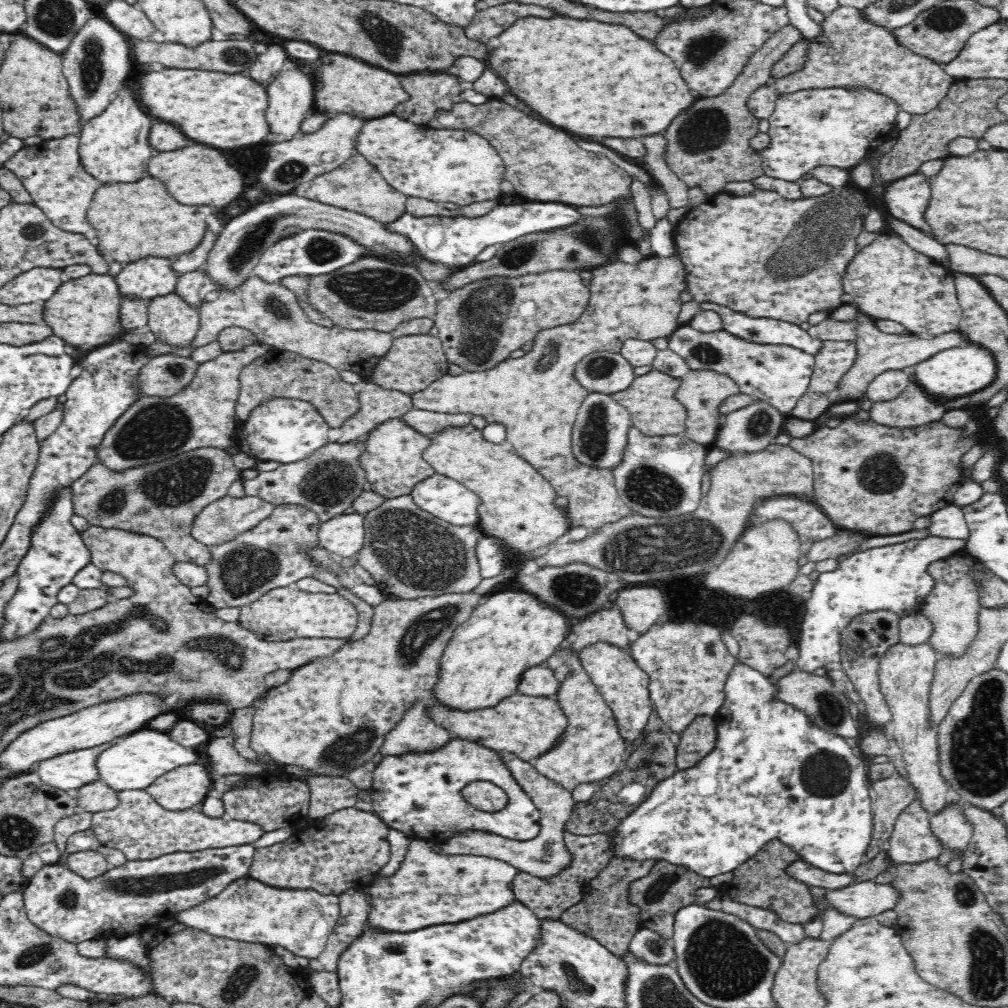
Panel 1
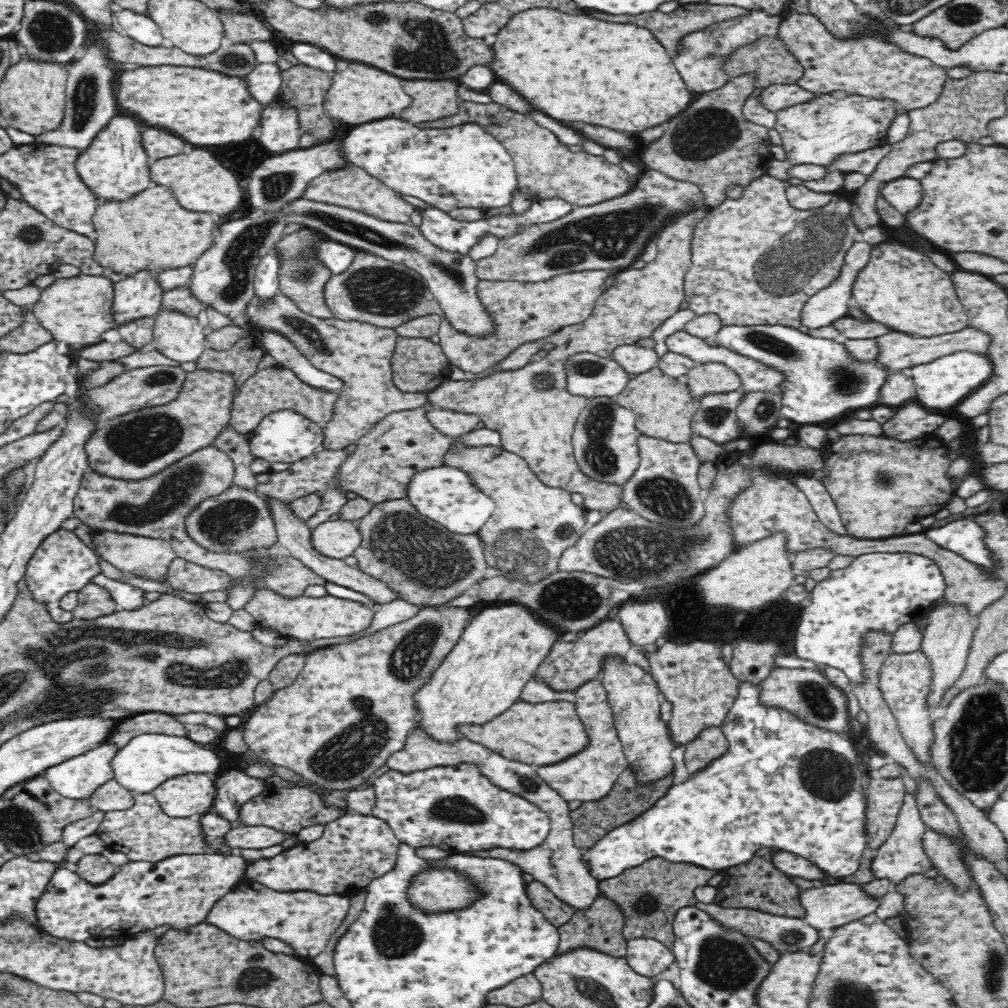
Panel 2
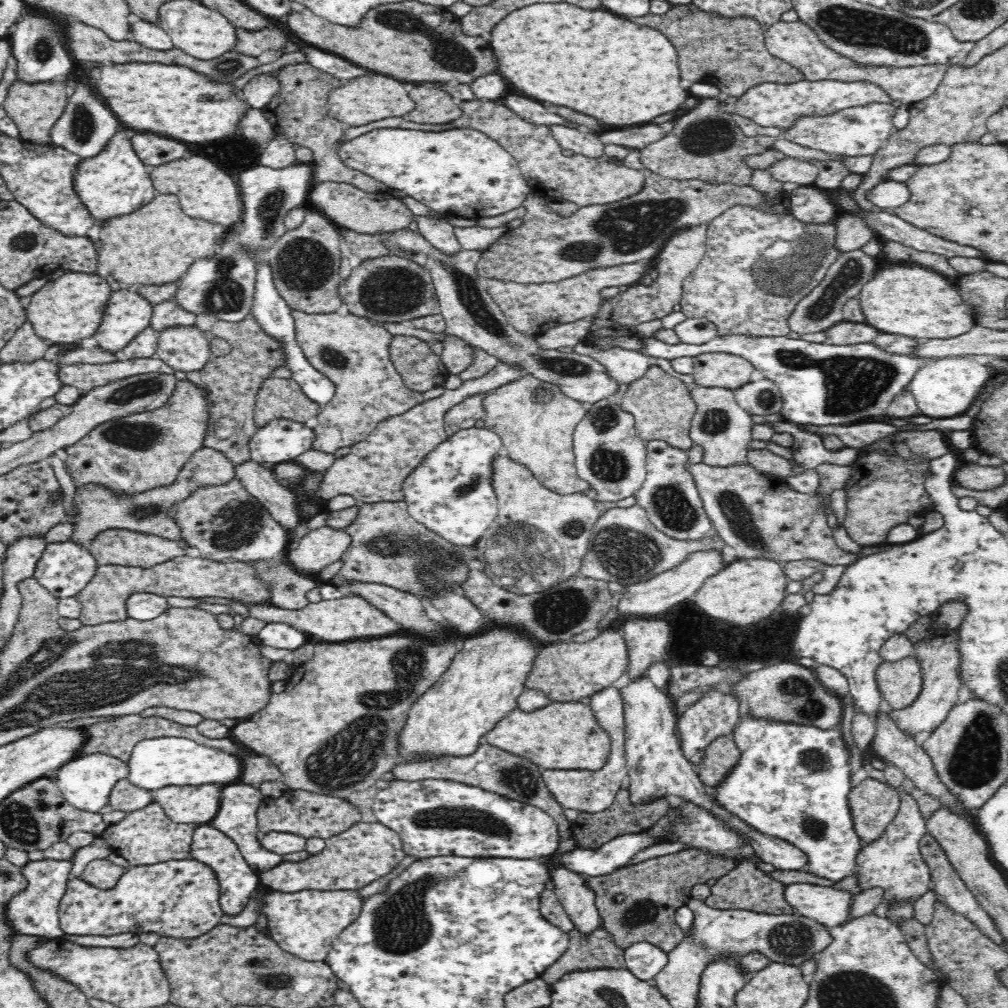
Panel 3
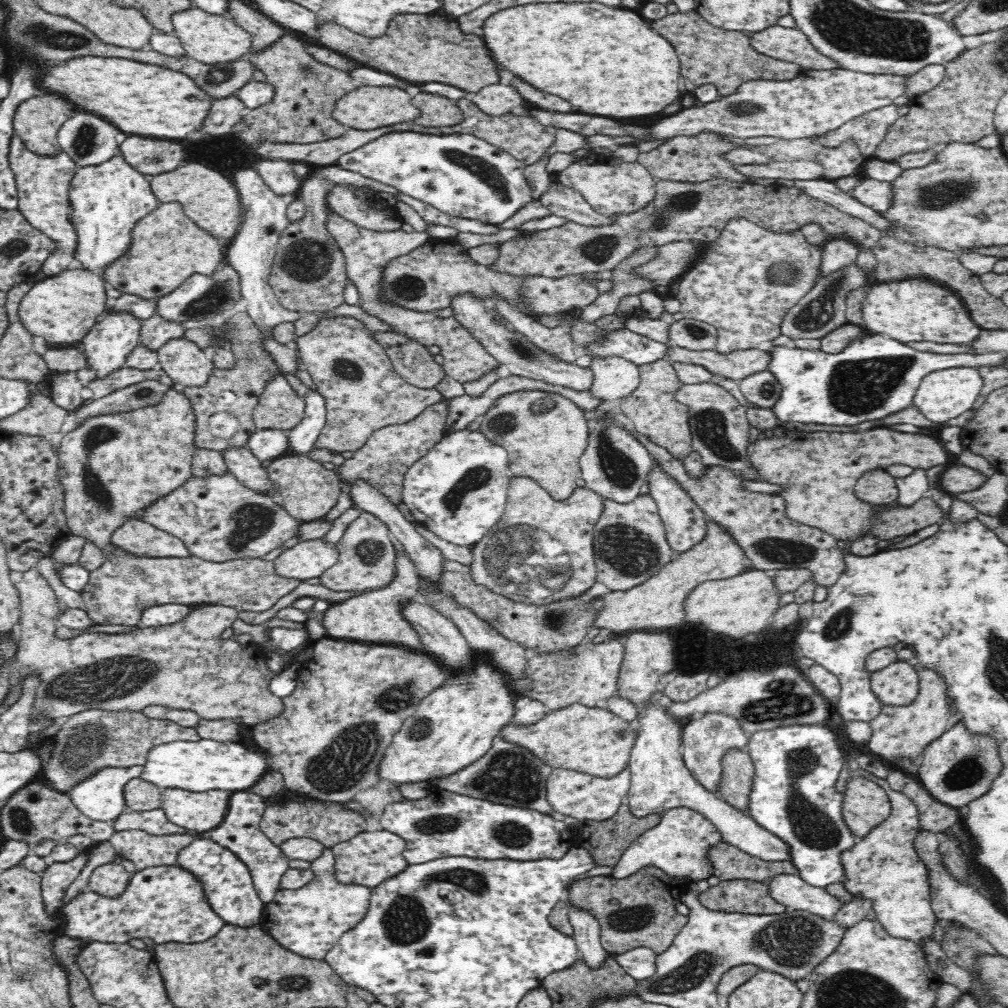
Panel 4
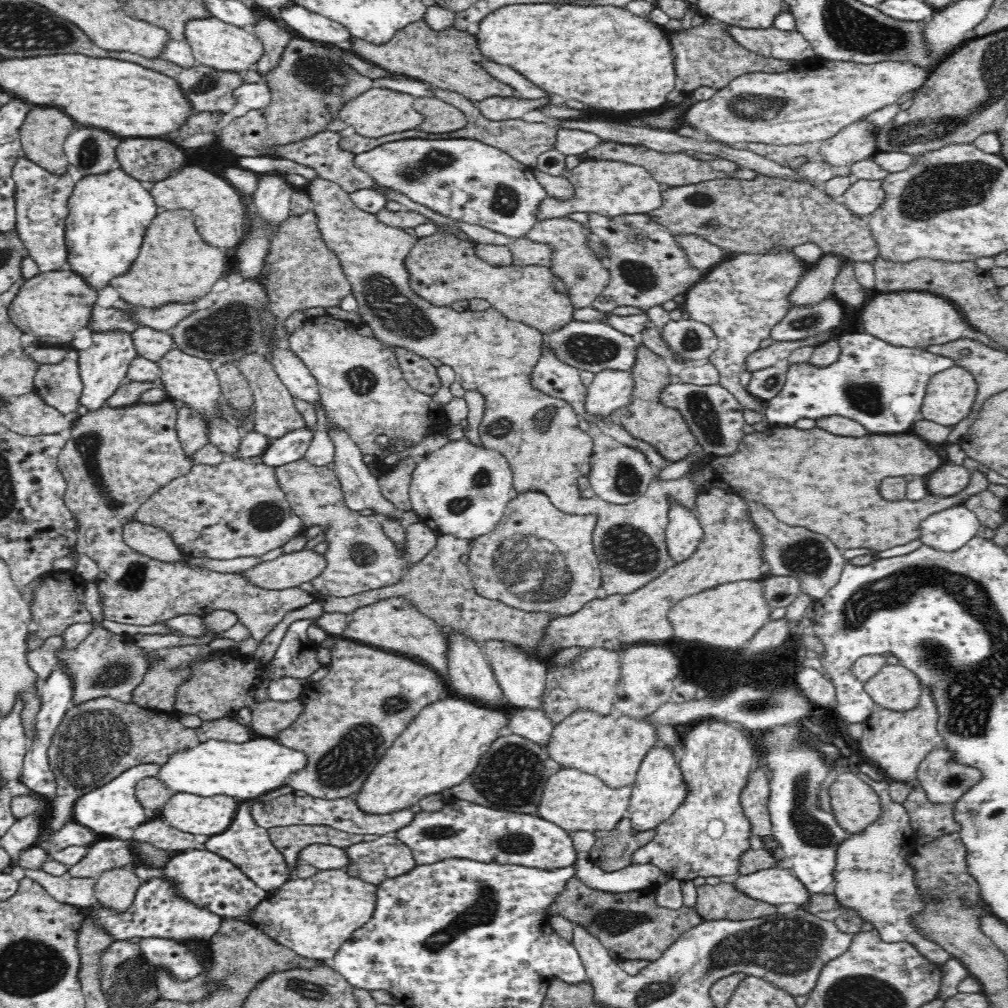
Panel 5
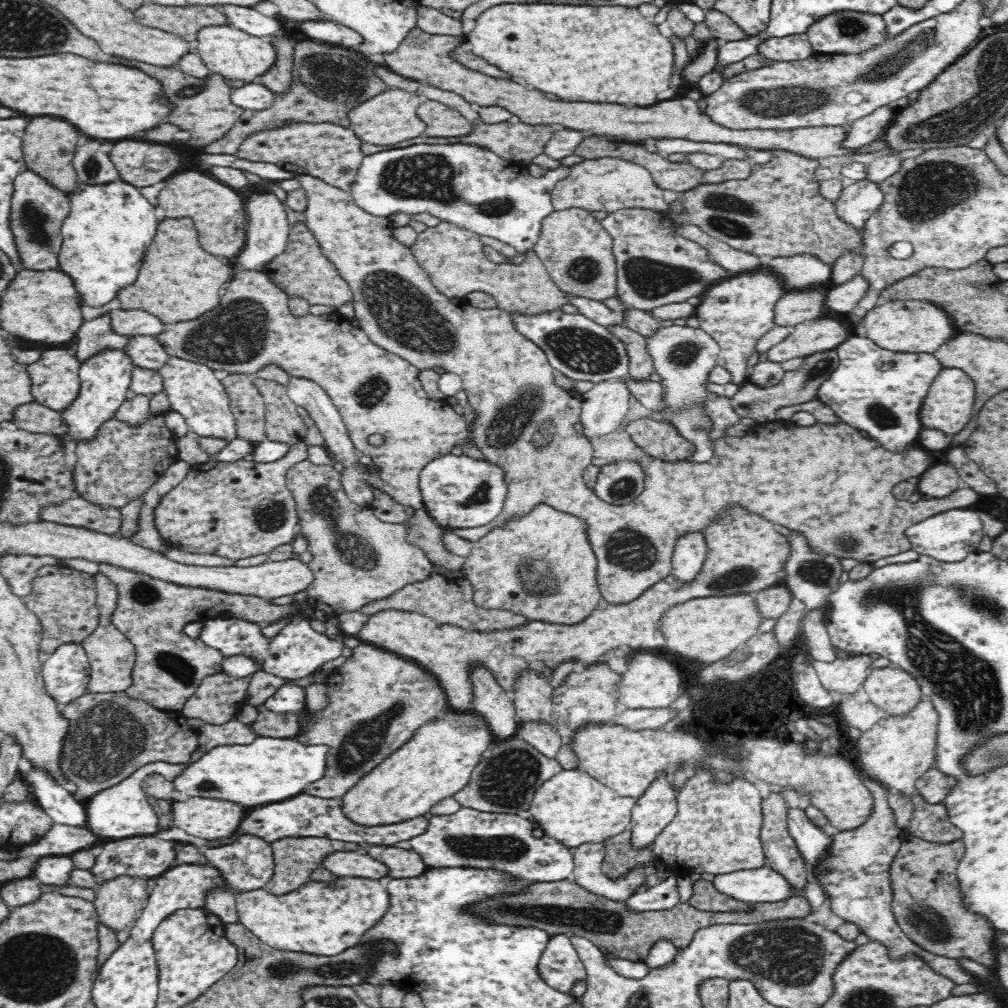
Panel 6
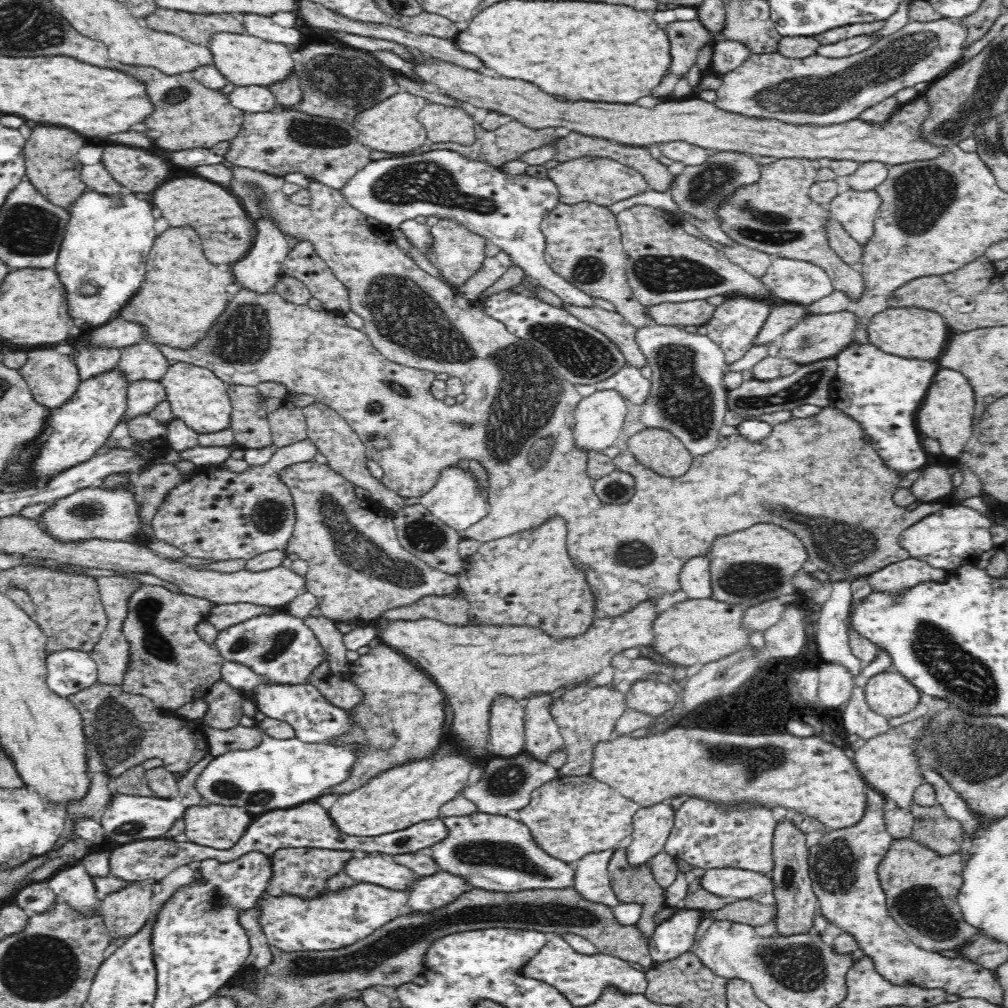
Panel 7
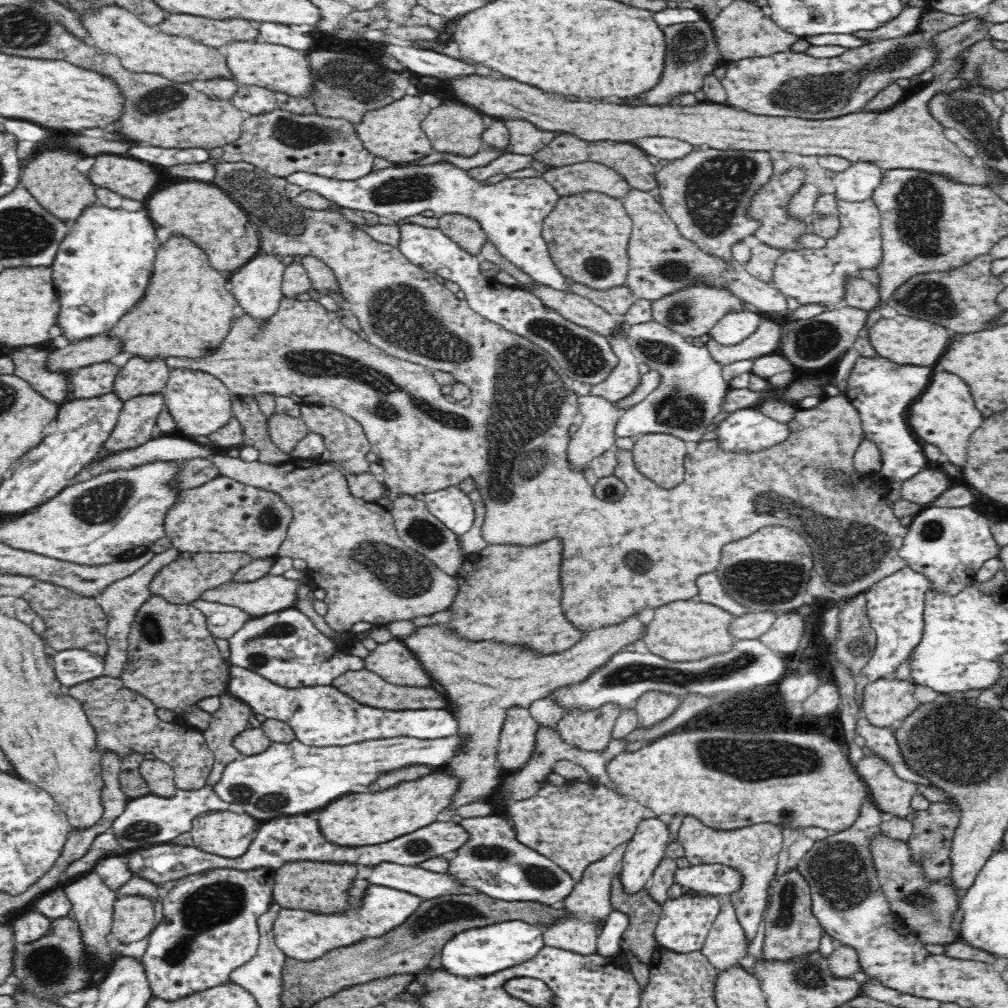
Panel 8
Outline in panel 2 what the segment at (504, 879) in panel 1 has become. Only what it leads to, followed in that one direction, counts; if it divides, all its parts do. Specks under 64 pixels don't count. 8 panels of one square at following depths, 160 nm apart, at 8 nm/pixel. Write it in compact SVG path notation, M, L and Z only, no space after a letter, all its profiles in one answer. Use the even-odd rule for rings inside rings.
M430 869L423 873L418 873L410 885L410 901L414 905L427 910L427 912L440 912L440 910L456 910L456 908L464 908L475 902L479 896L477 890L470 885L470 881L466 877L462 877L460 873L452 871L452 869Z

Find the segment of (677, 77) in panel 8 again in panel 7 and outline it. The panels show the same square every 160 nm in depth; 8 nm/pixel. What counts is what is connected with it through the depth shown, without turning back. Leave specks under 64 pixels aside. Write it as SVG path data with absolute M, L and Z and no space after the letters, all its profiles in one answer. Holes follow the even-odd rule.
M699 19L668 23L666 32L672 46L670 72L680 78L689 74L691 68L696 65L700 50L706 45L713 45L715 39L715 35Z

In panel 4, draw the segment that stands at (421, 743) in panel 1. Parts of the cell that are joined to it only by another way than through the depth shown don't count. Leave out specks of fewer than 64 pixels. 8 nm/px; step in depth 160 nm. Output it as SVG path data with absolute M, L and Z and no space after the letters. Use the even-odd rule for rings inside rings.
M498 735L493 740L492 748L483 758L478 759L478 762L460 770L454 776L437 780L436 784L443 790L454 794L548 813L550 803L546 801L547 780L553 770L552 767L544 763L544 760L536 757L531 750L515 742L508 742L504 740L503 736ZM569 905L569 919L573 926L573 939L581 958L590 969L599 969L608 958L601 943L601 930L598 920L592 913Z

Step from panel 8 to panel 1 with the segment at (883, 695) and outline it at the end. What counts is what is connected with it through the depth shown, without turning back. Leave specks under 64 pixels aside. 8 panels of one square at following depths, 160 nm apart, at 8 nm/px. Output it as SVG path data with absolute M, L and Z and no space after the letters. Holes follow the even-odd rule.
M926 642L908 646L896 643L879 662L879 685L892 713L887 735L895 739L908 772L909 784L917 791L920 806L931 815L942 812L947 806L947 781L941 776L936 726L931 724L929 694L935 675L937 652Z

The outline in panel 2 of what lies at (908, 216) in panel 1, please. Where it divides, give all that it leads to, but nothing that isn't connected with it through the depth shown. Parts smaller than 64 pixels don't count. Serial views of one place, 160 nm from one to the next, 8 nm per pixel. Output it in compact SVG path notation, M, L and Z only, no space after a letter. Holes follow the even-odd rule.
M902 176L884 183L879 195L882 195L896 210L905 214L920 204L922 187L918 179Z

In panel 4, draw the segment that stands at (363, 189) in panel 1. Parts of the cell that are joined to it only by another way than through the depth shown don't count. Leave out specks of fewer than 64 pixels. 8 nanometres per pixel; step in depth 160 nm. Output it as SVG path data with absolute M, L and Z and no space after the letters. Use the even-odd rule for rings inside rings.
M334 185L327 194L329 208L350 222L370 230L398 230L403 221L386 205L366 203L346 185Z

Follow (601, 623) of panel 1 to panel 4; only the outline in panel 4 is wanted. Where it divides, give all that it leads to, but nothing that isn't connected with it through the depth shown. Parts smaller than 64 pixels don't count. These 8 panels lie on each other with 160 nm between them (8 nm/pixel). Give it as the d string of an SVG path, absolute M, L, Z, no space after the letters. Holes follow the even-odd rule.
M609 636L600 644L582 642L571 649L534 655L527 666L527 673L533 680L533 689L527 692L527 696L540 701L550 713L576 703L596 707L616 695L624 652L623 640Z

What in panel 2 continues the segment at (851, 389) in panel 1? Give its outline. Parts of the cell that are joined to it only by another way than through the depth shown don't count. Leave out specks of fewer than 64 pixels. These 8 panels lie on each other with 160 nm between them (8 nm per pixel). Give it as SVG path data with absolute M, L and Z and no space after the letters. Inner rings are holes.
M970 326L962 330L951 332L951 334L942 334L941 336L924 338L915 337L901 332L890 331L889 334L877 339L880 347L880 356L877 362L883 364L887 370L902 370L903 368L912 368L920 364L928 364L937 358L942 358L948 354L956 354L961 351L988 356L988 348L992 338L983 330L976 330Z

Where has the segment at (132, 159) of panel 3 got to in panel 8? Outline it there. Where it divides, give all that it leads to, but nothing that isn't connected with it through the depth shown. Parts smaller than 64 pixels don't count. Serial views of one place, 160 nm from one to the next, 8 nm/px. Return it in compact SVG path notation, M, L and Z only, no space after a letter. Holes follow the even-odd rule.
M97 203L84 209L60 243L50 266L53 286L56 286L60 298L60 314L56 322L58 328L62 328L59 343L76 344L106 334L140 302L152 276L152 264L156 256L152 242L156 240L156 228L146 208L128 212Z

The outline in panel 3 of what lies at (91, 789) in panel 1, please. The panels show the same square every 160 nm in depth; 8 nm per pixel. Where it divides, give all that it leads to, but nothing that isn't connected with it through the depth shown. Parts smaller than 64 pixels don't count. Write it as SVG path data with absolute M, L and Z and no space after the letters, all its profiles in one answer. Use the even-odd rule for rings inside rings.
M123 779L112 788L108 804L112 810L131 813L148 806L152 802L154 802L152 792L136 787L127 779Z

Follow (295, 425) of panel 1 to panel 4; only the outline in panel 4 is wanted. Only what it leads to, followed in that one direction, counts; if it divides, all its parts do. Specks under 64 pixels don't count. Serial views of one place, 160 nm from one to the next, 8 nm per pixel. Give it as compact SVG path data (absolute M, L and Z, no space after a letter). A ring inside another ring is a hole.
M282 429L257 430L244 444L257 459L273 461L288 450L287 431Z

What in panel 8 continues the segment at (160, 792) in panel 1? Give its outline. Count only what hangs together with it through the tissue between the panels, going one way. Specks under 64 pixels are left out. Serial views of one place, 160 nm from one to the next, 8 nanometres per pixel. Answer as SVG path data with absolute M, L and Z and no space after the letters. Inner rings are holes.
M212 811L193 822L194 847L224 858L241 857L257 836L261 822L248 813Z

